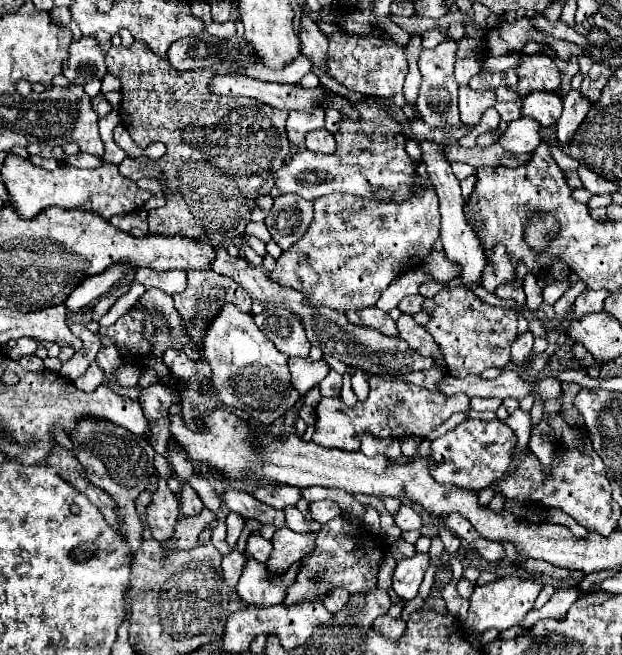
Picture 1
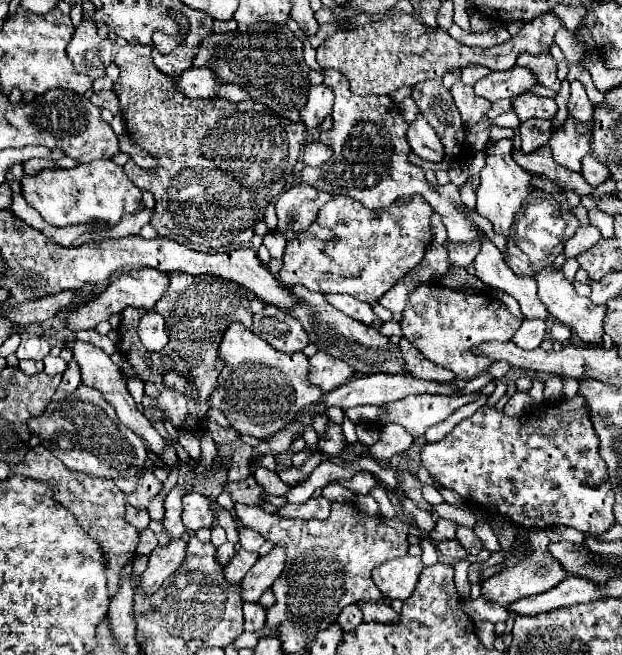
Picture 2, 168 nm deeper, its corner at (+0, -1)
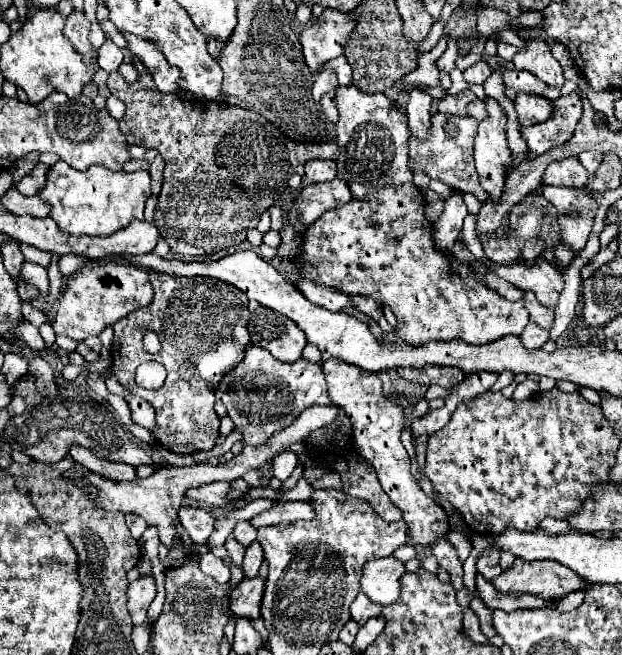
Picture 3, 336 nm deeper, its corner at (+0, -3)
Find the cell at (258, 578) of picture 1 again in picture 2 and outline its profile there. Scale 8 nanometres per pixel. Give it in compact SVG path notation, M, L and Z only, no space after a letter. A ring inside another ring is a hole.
M245 602L243 604L243 616L245 616L245 630L255 632L265 626L265 610L259 604Z

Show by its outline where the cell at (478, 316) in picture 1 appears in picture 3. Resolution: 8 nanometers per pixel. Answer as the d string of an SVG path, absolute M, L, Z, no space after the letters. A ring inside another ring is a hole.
M403 184L395 188L387 186L369 194L365 200L353 198L351 202L339 208L327 210L301 236L299 254L293 258L283 258L279 266L281 274L289 278L305 276L315 284L335 288L339 292L371 296L373 300L391 308L393 314L397 316L395 334L409 346L421 346L427 342L449 342L449 340L463 340L469 344L489 344L507 334L519 336L529 322L529 314L521 300L509 302L497 292L485 288L481 282L477 282L471 265L459 262L452 255L441 254L435 248L431 236L431 224L425 218L425 198L415 184Z

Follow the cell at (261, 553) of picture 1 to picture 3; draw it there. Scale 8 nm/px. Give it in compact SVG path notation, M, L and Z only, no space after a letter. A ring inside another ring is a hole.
M241 520L241 522L237 522L237 524L235 524L235 530L233 530L233 534L235 534L237 542L241 542L243 546L249 546L249 544L255 540L255 536L257 536L257 530L251 526L251 522L247 522L247 520Z

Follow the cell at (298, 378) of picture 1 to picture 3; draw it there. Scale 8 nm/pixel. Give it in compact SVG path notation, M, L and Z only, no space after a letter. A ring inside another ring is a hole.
M329 360L323 364L323 374L329 386L329 398L337 406L345 410L353 424L355 450L371 462L375 468L379 482L391 502L403 512L403 520L409 526L409 534L415 544L431 544L435 538L445 536L449 530L445 510L429 498L421 486L415 482L411 474L411 460L407 450L401 444L401 428L403 428L403 408L383 398L381 380L375 372L361 370L353 364L345 364L341 360Z

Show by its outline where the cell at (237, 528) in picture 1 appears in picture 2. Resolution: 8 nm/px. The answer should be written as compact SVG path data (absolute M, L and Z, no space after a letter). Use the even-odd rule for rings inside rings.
M225 542L225 544L219 546L217 552L215 552L215 560L217 560L223 568L231 562L233 556L235 556L235 550L233 550L233 544L231 544L231 542Z

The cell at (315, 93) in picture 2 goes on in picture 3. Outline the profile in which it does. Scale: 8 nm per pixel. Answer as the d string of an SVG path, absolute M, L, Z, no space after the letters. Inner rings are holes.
M323 70L323 72L315 72L313 74L313 88L311 94L313 98L319 102L327 92L337 88L337 76L333 70Z

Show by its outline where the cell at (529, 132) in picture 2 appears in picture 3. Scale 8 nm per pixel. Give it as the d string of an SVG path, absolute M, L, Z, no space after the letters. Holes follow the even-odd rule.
M575 92L553 100L553 107L553 116L547 122L521 130L527 148L533 154L543 154L555 146L565 144L573 136L575 126L583 116L581 98Z

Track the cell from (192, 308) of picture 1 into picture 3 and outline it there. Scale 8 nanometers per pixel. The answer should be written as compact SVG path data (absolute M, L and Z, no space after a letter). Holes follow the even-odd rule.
M149 272L149 280L153 284L155 296L149 308L139 308L137 312L131 312L125 316L125 320L119 320L113 324L115 328L115 352L113 352L113 374L117 380L127 386L133 394L141 396L143 400L151 402L151 406L157 412L157 430L155 438L169 448L175 454L191 454L197 450L211 450L219 438L219 418L213 410L215 406L215 388L219 380L235 368L243 360L243 348L249 344L249 300L231 284L223 284L221 280L209 280L209 278L181 278L173 274L161 274L161 272ZM145 330L155 330L157 336L163 342L161 352L149 354L143 350L141 336ZM155 360L167 368L167 380L163 388L159 390L143 390L135 384L135 368L141 362Z

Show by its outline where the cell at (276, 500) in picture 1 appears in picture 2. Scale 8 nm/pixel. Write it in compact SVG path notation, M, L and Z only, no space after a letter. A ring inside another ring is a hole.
M249 476L241 482L225 482L223 488L231 494L233 502L241 502L241 504L249 504L249 506L257 506L259 502L263 502L263 498L261 498L263 488L253 480L253 476Z

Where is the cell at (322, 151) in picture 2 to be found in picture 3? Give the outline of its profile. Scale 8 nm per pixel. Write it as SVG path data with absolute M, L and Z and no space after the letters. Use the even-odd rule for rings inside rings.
M313 158L305 164L305 180L307 182L329 182L337 174L335 160L319 160Z

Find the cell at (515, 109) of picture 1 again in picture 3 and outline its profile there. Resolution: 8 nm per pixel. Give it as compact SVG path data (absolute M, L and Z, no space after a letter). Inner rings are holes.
M473 100L471 104L469 104L469 114L475 118L475 120L485 120L485 116L487 116L487 108L485 108L485 102L483 100Z

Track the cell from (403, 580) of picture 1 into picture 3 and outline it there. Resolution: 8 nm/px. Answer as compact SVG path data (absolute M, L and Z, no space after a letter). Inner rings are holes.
M393 556L369 560L363 566L361 590L377 604L389 606L399 600L401 576L405 574L405 564Z

